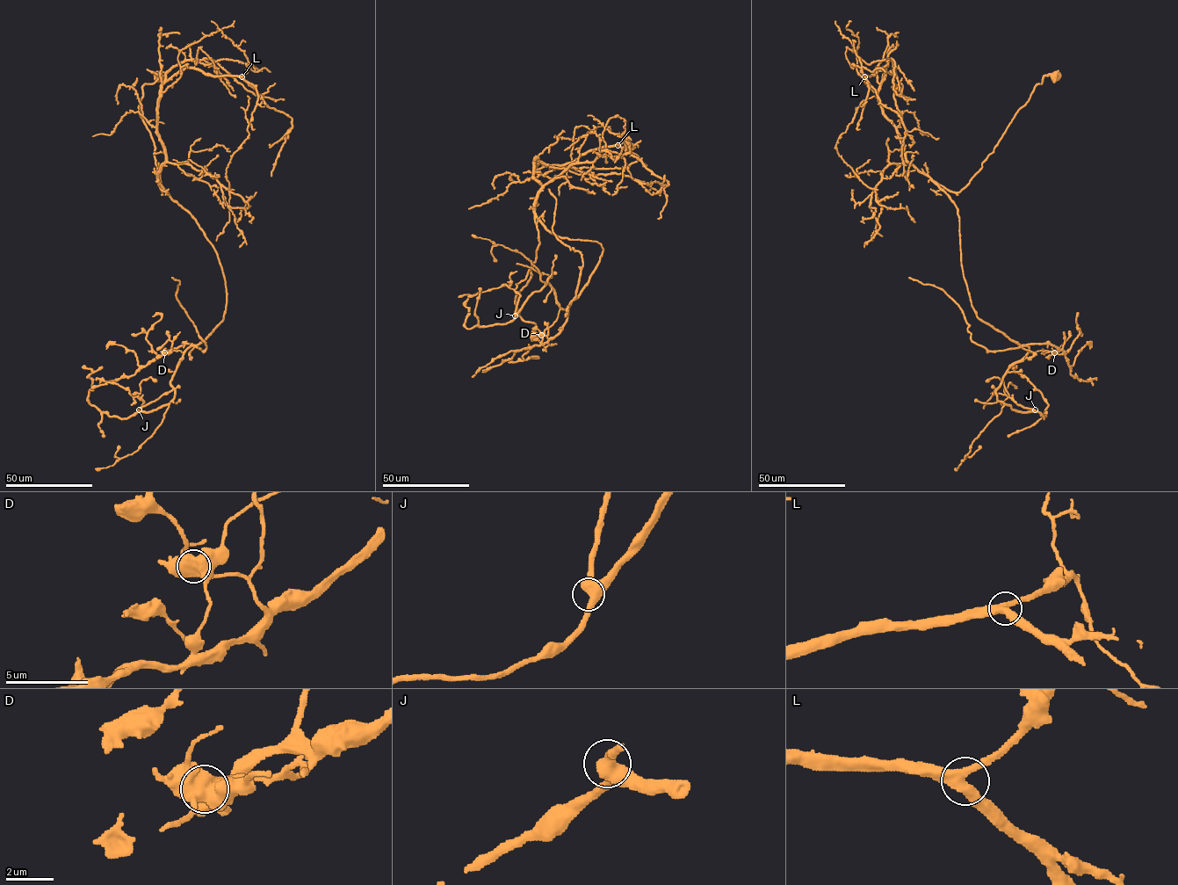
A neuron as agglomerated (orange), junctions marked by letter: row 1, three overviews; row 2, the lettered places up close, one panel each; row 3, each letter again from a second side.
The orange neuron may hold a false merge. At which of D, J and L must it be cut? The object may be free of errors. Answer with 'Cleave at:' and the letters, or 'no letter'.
Cleave at: D

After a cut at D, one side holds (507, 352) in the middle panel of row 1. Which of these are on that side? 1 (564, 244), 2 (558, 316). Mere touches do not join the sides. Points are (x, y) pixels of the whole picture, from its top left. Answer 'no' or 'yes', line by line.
1: yes
2: no

